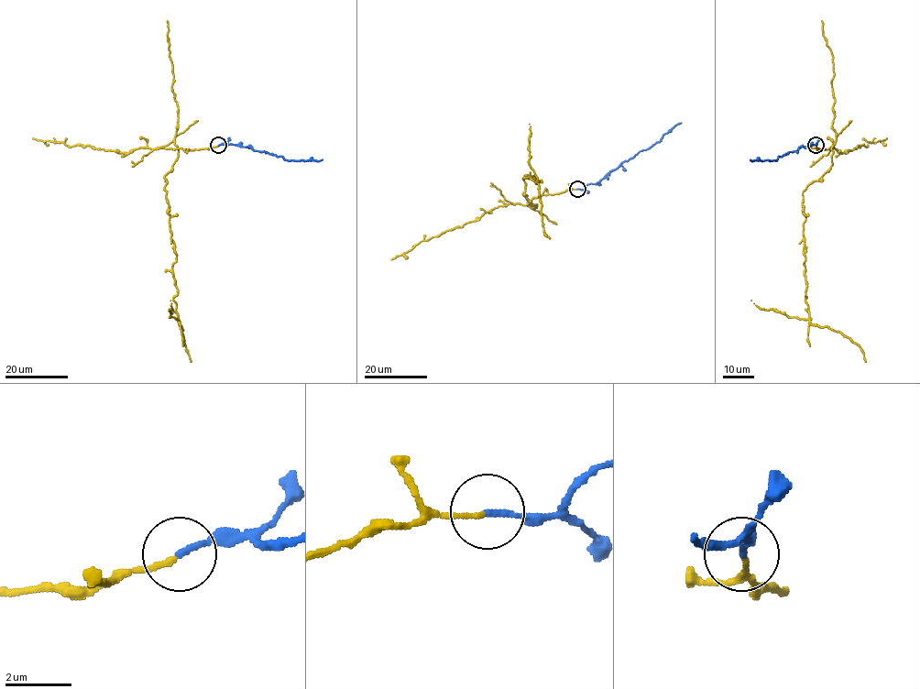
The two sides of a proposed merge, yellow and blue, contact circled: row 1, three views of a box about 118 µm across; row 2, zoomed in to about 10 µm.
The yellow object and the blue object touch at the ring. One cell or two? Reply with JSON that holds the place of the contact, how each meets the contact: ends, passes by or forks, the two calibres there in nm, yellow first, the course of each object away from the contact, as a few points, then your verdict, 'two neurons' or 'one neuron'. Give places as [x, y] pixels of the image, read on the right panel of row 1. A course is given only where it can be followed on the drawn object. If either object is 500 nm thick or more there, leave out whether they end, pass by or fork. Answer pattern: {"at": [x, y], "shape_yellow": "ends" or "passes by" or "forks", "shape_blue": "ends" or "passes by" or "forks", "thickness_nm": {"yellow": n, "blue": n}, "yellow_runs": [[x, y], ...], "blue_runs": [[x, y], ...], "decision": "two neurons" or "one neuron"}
{"at": [815, 145], "shape_yellow": "ends", "shape_blue": "ends", "thickness_nm": {"yellow": 150, "blue": 180}, "yellow_runs": [[815, 146], [832, 148], [836, 141], [831, 168], [803, 192], [809, 321], [848, 336], [866, 362]], "blue_runs": [[815, 146], [801, 146], [776, 160], [750, 159]], "decision": "two neurons"}

